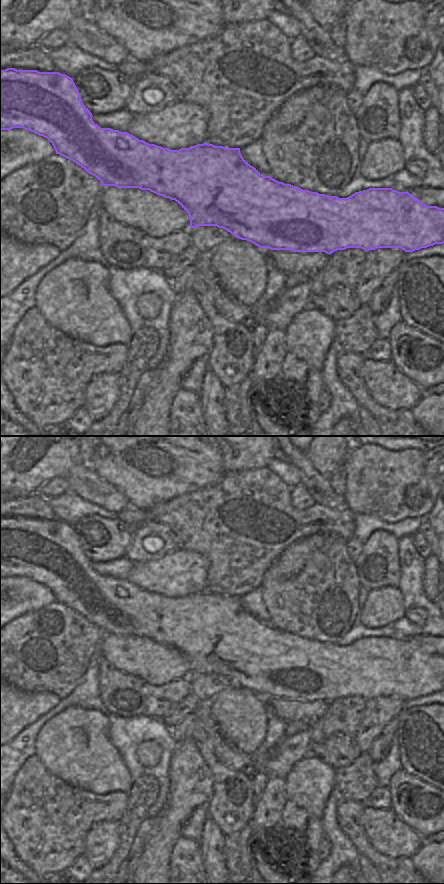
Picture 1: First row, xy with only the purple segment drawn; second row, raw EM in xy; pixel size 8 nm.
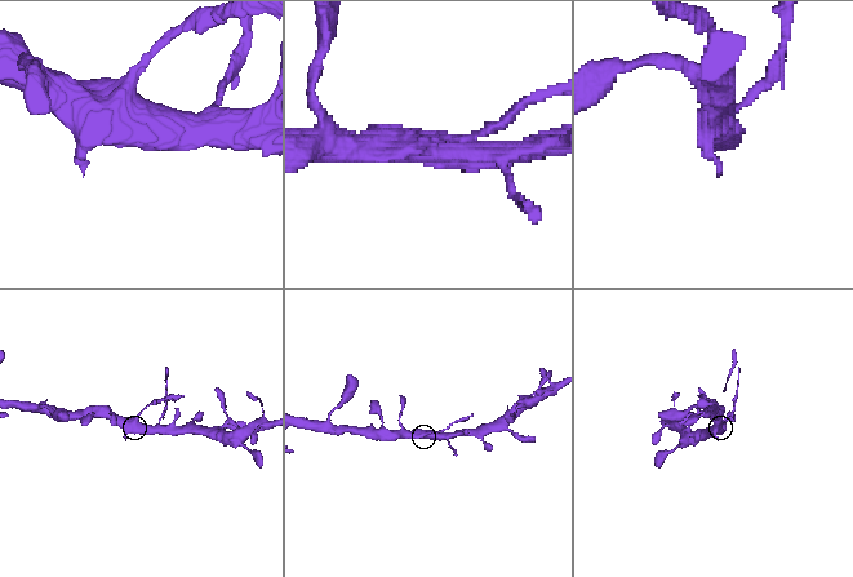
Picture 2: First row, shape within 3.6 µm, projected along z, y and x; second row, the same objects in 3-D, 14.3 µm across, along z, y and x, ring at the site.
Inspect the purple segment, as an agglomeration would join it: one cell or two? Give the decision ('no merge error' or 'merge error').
merge error

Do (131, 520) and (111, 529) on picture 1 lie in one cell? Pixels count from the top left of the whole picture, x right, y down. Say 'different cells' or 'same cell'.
different cells

